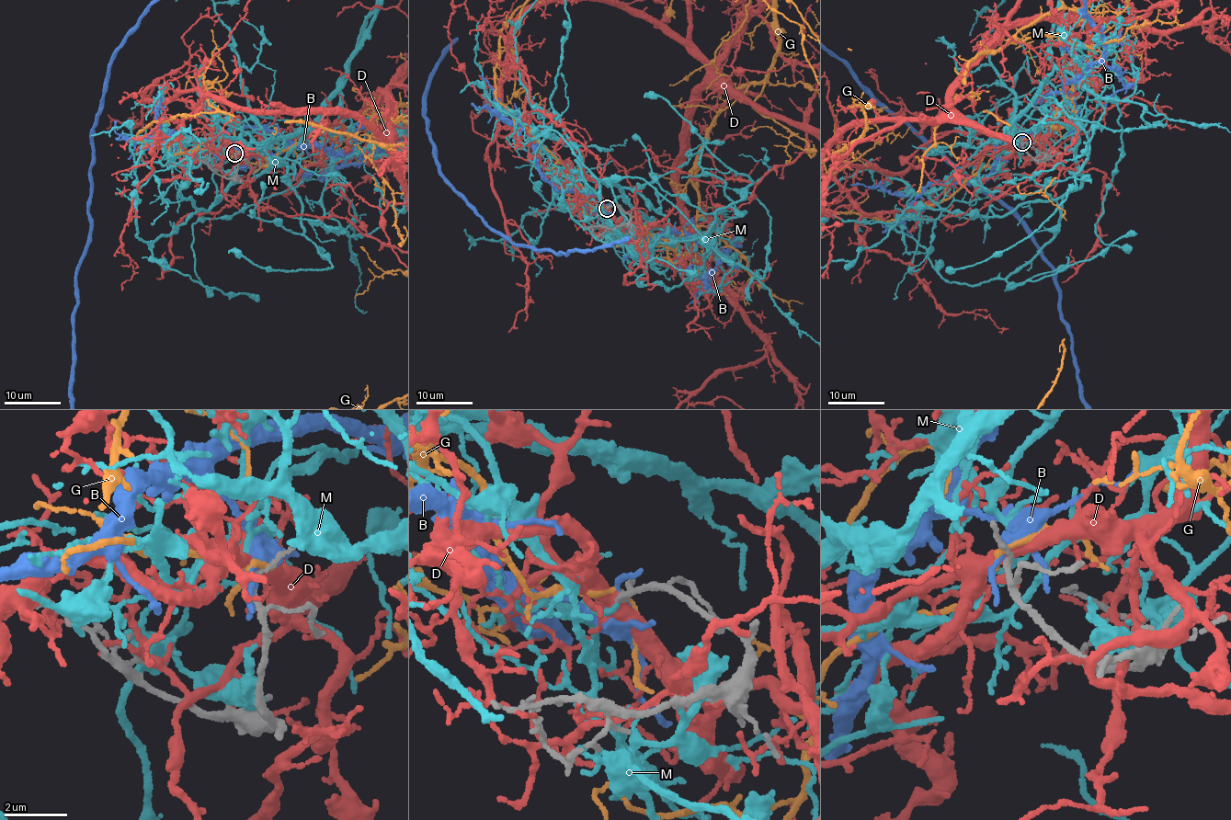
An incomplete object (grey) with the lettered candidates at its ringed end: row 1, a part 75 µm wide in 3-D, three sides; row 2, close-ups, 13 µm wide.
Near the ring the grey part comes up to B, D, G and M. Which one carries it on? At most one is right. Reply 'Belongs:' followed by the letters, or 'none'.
Belongs: M

